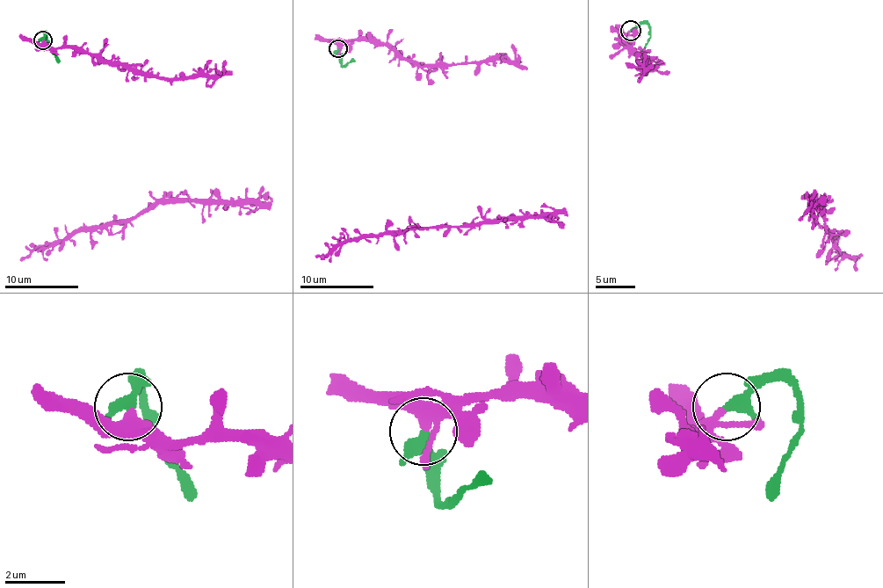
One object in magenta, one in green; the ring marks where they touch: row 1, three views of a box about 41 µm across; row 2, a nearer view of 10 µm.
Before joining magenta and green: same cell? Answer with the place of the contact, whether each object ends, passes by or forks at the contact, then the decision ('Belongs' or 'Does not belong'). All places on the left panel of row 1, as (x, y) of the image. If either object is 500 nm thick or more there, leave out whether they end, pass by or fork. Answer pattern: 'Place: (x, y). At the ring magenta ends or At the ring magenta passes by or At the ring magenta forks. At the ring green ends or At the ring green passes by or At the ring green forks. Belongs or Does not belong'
Place: (43, 39). At the ring magenta forks. At the ring green passes by. Does not belong

